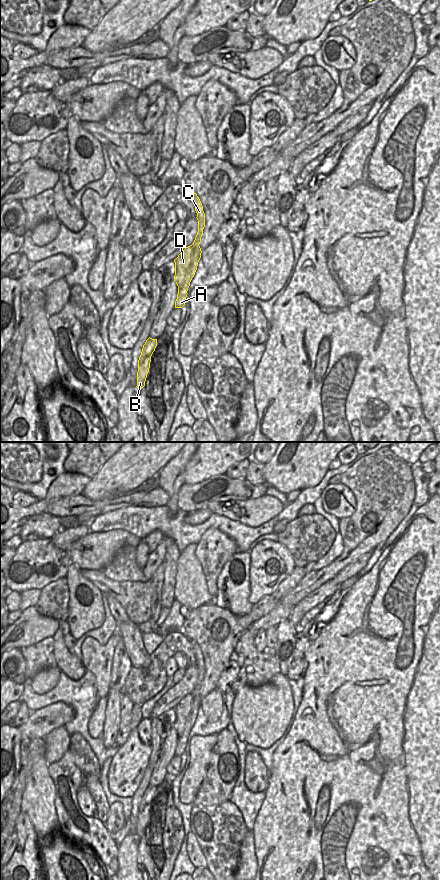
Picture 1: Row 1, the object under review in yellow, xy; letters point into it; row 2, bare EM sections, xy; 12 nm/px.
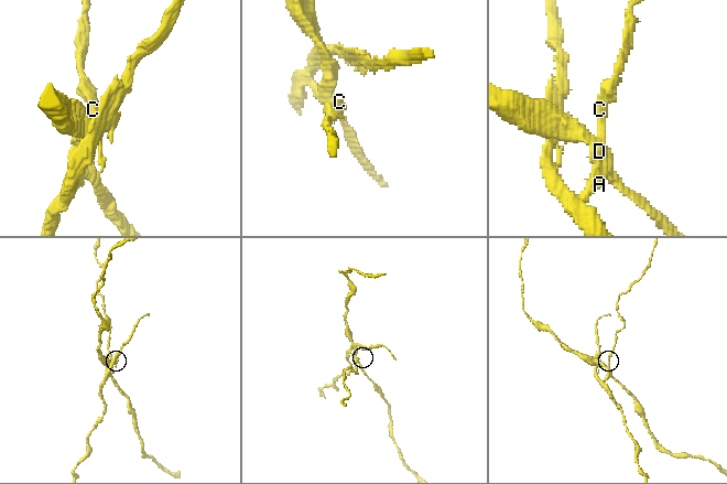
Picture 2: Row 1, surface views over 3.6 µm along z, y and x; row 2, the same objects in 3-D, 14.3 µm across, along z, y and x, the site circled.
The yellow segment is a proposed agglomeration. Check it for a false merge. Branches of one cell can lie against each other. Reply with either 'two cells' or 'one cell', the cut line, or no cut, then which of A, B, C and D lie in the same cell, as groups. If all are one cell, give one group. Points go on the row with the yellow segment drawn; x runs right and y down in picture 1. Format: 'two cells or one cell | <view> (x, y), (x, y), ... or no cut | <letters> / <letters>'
two cells | xy (192, 245), (192, 260), (187, 277), (178, 288) | A B C / D

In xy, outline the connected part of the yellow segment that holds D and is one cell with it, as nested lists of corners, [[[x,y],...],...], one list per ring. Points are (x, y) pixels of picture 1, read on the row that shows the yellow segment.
[[[192,245],[186,247],[174,260],[175,262],[175,275],[174,281],[178,288],[181,288],[187,278],[189,266],[193,260],[194,248]]]

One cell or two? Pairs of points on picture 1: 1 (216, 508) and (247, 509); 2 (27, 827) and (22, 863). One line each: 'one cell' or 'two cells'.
1: one cell
2: one cell

